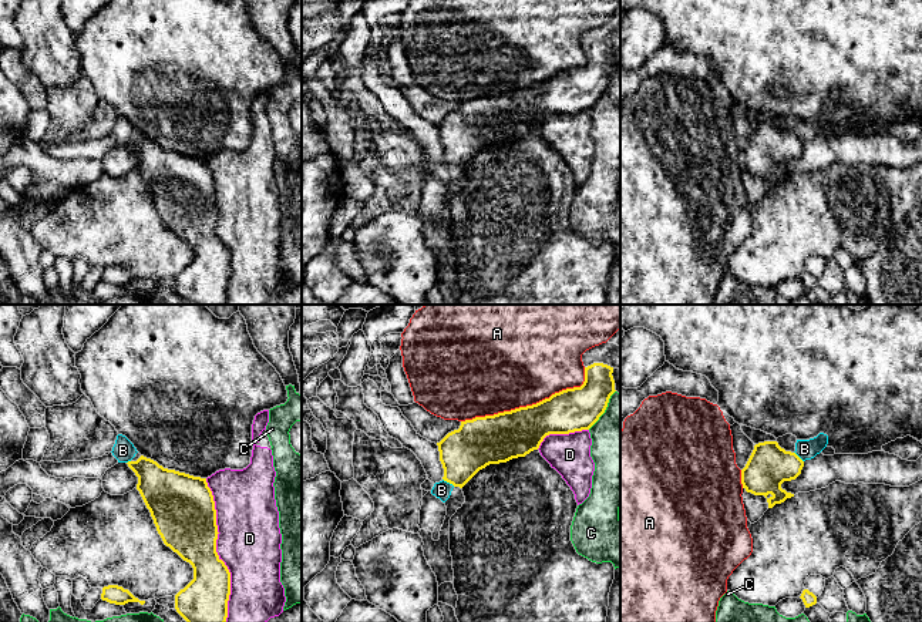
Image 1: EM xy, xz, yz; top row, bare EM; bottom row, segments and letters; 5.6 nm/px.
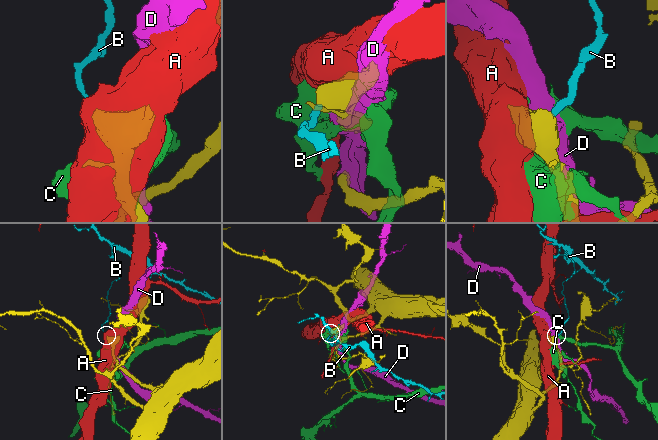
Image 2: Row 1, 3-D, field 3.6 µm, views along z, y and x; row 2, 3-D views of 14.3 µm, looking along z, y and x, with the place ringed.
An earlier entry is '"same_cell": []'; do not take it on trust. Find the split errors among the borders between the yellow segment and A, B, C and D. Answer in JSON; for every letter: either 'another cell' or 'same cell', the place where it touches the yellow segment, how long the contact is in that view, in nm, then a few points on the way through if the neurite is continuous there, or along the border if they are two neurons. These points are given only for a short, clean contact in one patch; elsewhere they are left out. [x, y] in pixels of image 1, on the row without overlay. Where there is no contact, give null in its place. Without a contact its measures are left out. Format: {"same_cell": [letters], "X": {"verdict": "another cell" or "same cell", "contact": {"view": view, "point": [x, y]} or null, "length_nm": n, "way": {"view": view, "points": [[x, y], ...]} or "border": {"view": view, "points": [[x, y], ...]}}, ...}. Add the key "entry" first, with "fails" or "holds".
{"entry": "holds", "same_cell": [], "A": {"verdict": "another cell", "contact": {"view": "xz", "point": [530, 87]}, "length_nm": 750}, "B": {"verdict": "another cell", "contact": {"view": "xz", "point": [448, 162]}, "length_nm": 80, "border": {"view": "xz", "points": [[443, 160], [454, 167]]}}, "C": {"verdict": "another cell", "contact": {"view": "xz", "point": [605, 90]}, "length_nm": 280}, "D": {"verdict": "another cell", "contact": {"view": "xy", "point": [215, 232]}, "length_nm": 800}}

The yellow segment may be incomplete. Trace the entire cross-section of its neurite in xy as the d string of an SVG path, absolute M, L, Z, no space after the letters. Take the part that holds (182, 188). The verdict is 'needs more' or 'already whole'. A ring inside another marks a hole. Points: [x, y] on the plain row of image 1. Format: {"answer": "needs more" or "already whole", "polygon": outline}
{"answer": "already whole", "polygon": "M141 137L137 142L128 142L127 145L138 158L137 171L149 191L164 225L176 233L184 242L189 243L194 249L194 260L175 276L176 293L188 305L225 305L230 276L230 253L216 233L216 221L219 215L216 206L216 191L206 159L164 149L157 142L144 137Z"}

